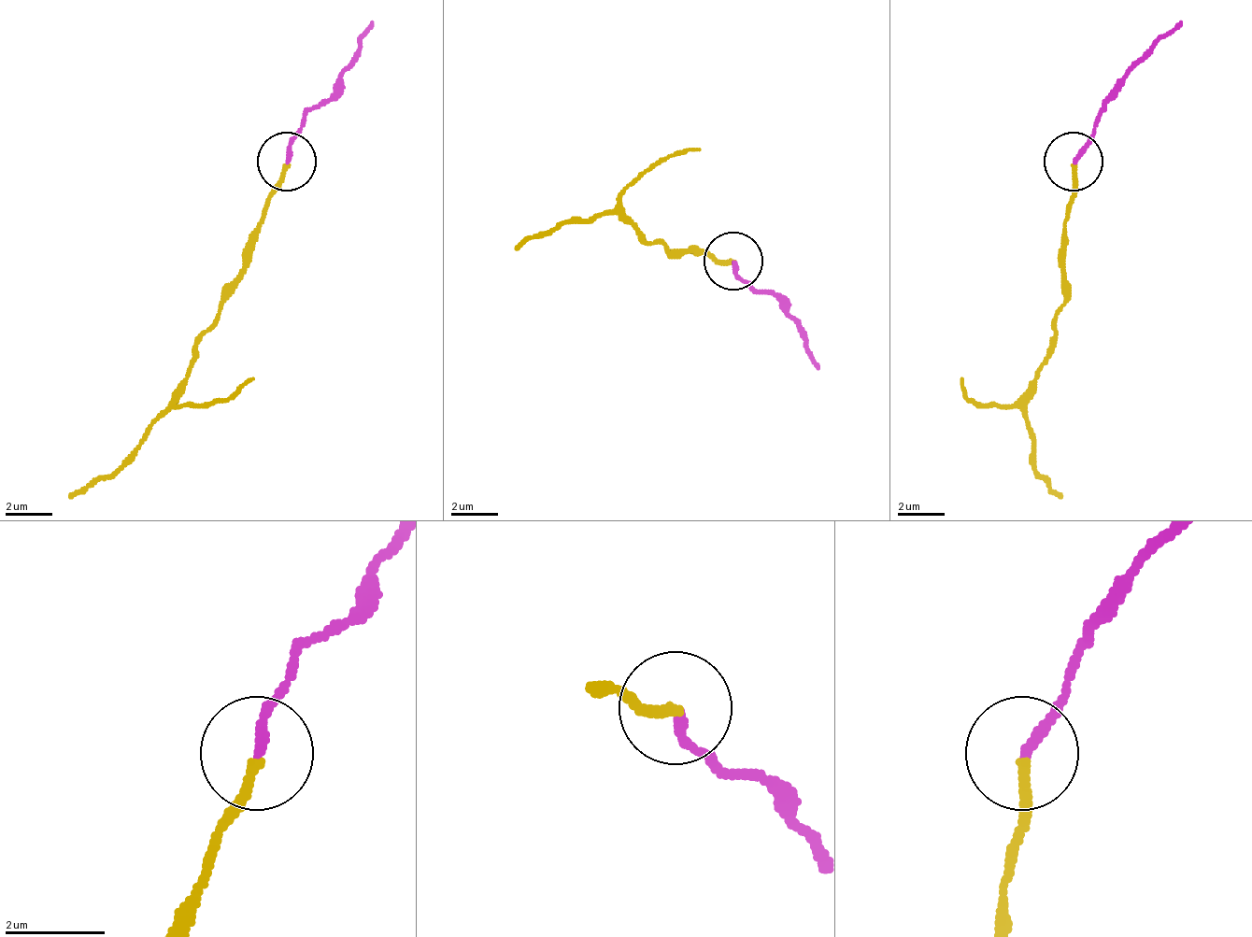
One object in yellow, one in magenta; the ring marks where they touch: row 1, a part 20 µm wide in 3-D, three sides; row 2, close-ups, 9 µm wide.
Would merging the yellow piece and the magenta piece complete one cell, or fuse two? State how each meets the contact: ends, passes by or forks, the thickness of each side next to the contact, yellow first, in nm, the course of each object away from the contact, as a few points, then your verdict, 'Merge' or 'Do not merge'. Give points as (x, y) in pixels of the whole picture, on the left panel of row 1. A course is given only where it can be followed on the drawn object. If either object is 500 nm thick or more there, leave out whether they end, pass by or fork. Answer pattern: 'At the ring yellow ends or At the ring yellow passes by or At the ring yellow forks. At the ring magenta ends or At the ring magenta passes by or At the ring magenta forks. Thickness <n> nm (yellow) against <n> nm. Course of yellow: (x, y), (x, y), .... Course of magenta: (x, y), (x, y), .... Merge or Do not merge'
At the ring yellow ends. At the ring magenta ends. Thickness 200 nm (yellow) against 200 nm. Course of yellow: (288, 165), (229, 300), (171, 406), (123, 459), (71, 500). Course of magenta: (288, 160), (288, 142), (335, 83), (370, 19). Merge

